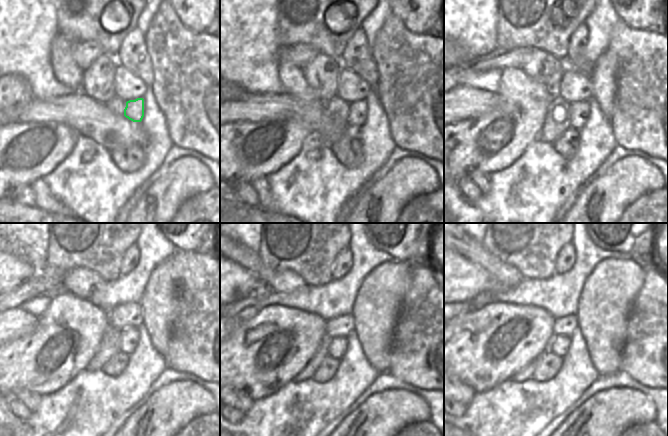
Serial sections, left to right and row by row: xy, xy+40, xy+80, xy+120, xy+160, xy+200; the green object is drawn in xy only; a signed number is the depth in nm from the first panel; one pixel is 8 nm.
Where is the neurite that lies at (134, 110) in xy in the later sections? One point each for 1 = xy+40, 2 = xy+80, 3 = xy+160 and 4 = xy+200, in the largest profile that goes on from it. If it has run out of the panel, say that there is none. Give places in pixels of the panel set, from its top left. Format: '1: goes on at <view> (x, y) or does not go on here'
1: goes on at xy+40 (357, 111)
2: goes on at xy+80 (579, 111)
3: goes on at xy+160 (338, 345)
4: goes on at xy+200 (561, 344)

